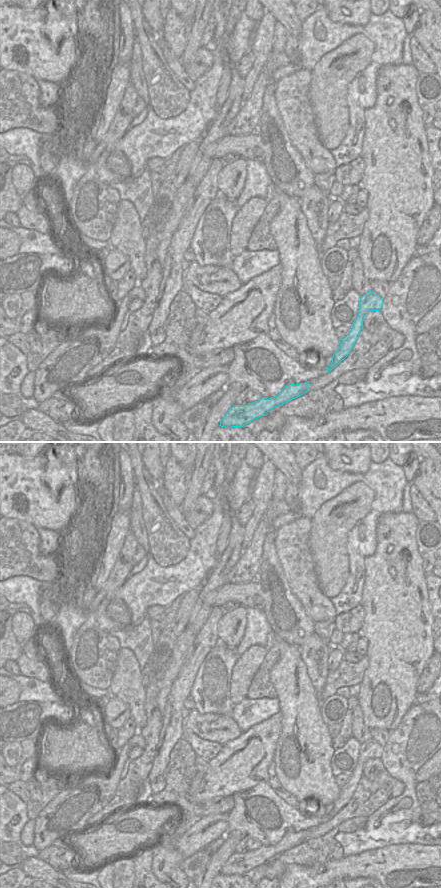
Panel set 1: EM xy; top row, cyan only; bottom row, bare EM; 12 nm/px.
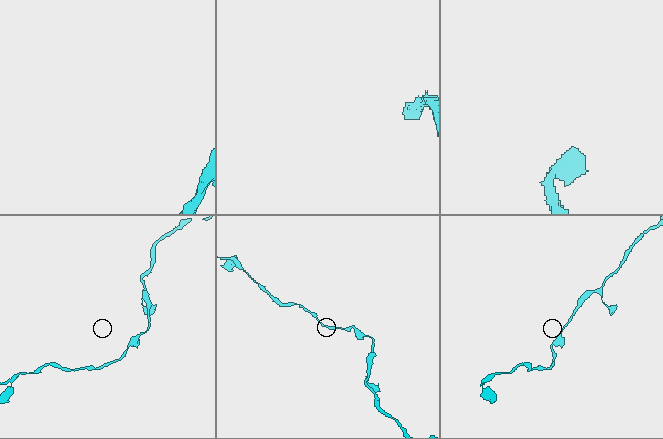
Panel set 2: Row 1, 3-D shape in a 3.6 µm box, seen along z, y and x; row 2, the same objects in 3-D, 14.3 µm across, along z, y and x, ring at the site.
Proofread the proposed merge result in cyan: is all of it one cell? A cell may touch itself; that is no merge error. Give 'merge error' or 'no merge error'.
no merge error

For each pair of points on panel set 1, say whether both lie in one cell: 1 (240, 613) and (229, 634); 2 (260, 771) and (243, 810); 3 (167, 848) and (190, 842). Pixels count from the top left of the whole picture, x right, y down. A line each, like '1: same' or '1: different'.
1: same
2: different
3: different

